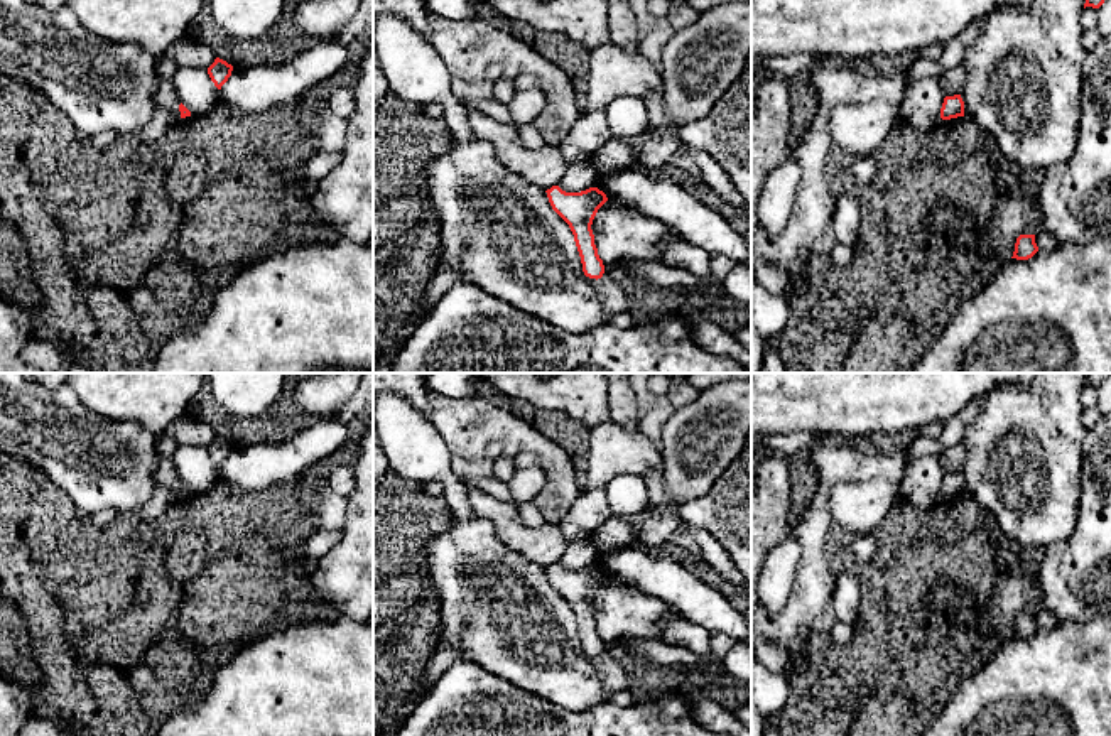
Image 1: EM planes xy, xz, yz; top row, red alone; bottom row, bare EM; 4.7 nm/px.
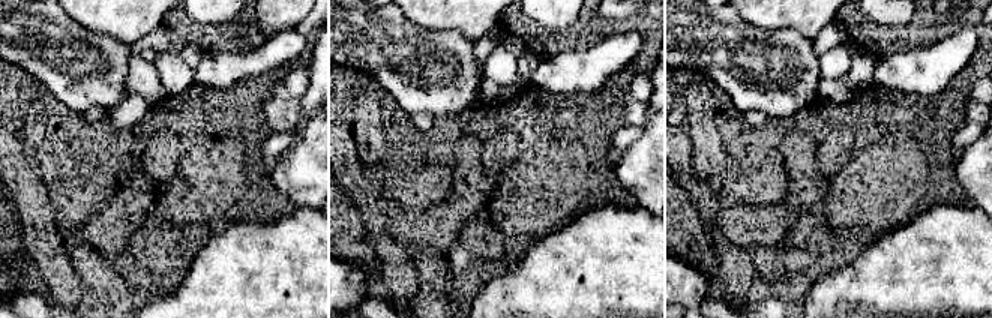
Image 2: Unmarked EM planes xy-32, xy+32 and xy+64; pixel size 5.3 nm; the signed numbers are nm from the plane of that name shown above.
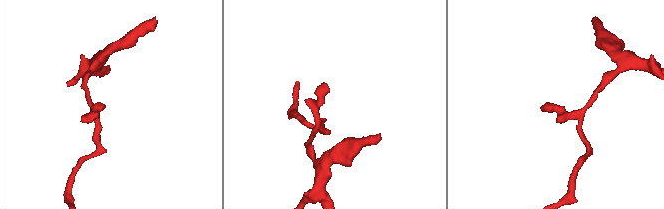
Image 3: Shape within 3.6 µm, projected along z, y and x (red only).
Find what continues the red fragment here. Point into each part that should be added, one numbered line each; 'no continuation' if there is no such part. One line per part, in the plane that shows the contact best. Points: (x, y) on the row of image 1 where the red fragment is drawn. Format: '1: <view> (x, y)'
no continuation

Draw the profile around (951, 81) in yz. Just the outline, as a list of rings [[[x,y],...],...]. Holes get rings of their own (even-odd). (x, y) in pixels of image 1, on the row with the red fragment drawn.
[[[961,64],[944,73],[942,76],[935,76],[946,96],[959,95],[966,78],[967,71]]]

